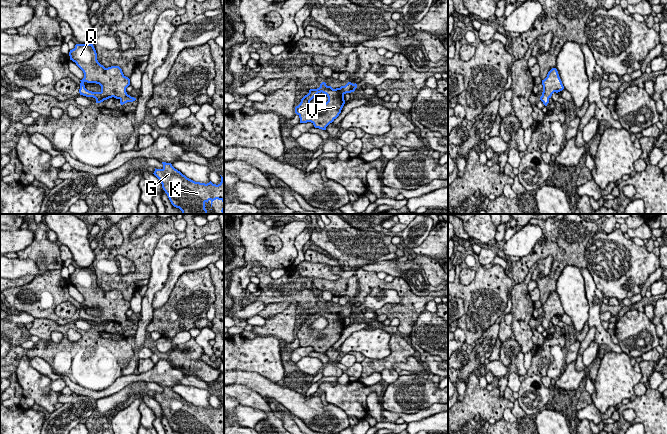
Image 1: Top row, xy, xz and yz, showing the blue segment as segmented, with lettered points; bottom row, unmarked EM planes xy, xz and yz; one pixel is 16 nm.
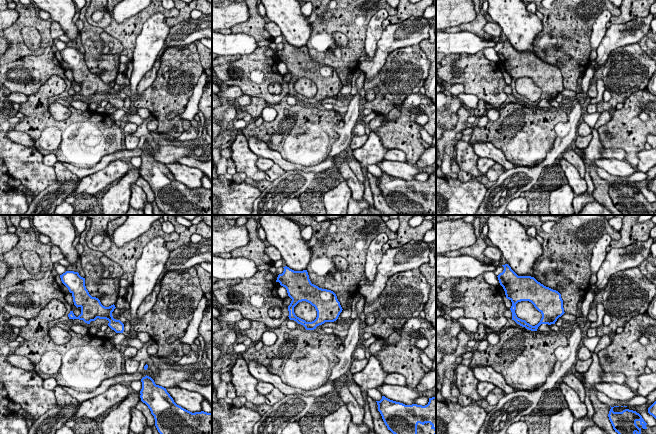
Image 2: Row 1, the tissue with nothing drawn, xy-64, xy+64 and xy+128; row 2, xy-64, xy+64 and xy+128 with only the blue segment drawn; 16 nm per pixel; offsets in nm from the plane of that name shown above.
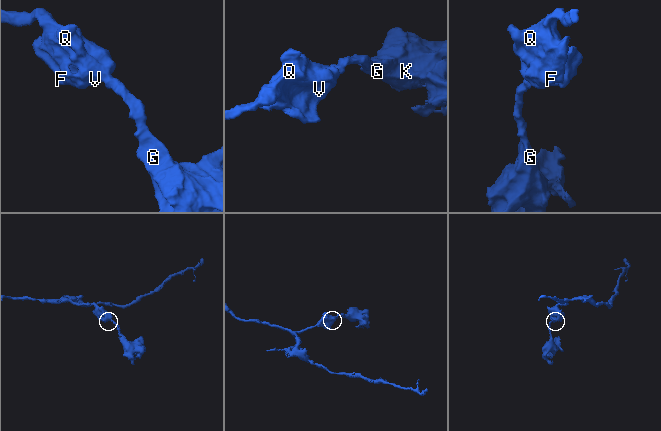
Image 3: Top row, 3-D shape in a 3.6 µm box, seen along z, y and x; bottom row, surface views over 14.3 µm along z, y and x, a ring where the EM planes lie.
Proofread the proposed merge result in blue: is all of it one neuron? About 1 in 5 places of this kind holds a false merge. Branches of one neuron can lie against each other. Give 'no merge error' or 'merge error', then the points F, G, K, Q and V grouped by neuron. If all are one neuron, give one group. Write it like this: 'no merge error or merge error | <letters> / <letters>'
no merge error | F G K Q V

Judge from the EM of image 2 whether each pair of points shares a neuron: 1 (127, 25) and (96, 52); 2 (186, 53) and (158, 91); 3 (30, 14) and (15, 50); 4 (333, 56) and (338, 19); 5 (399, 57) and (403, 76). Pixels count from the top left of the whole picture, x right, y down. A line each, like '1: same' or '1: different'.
1: same
2: same
3: same
4: same
5: same

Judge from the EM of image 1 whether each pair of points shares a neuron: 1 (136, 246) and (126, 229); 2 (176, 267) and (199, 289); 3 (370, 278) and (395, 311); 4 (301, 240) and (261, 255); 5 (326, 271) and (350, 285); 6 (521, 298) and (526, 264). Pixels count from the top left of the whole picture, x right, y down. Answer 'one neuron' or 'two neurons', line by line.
1: one neuron
2: two neurons
3: one neuron
4: two neurons
5: two neurons
6: two neurons

